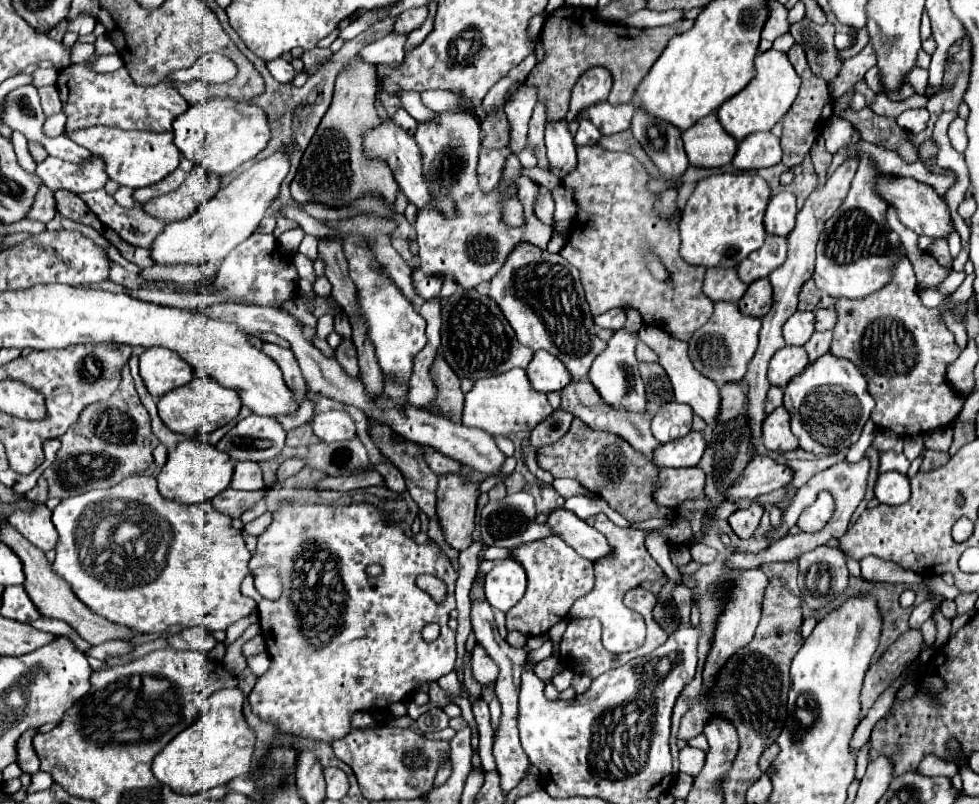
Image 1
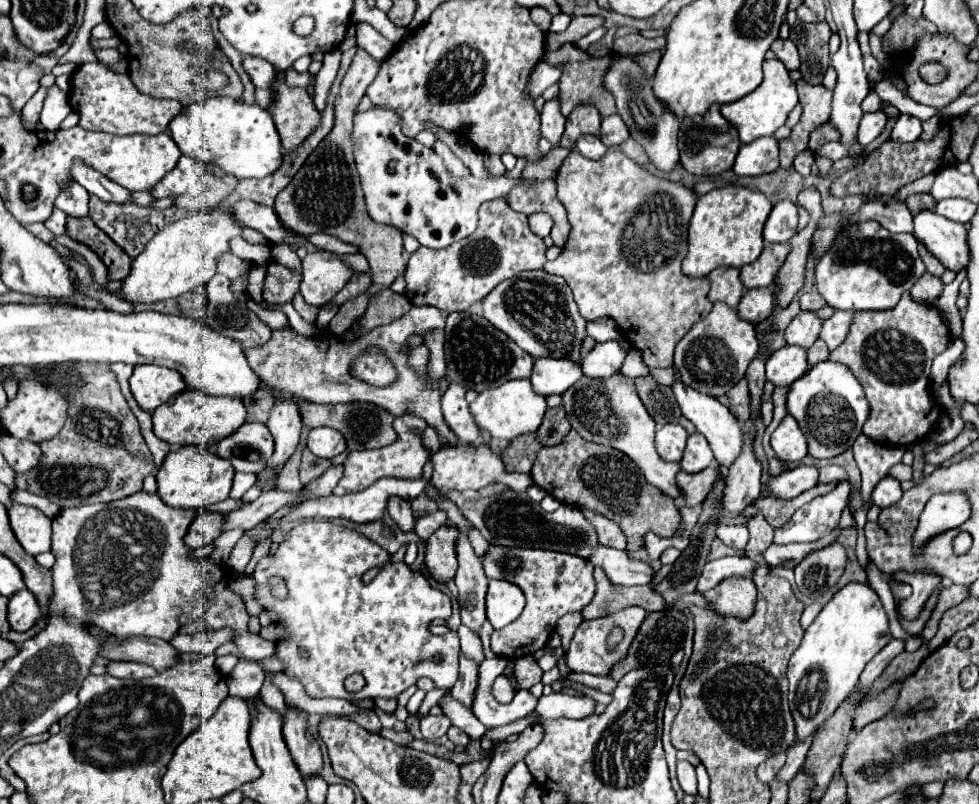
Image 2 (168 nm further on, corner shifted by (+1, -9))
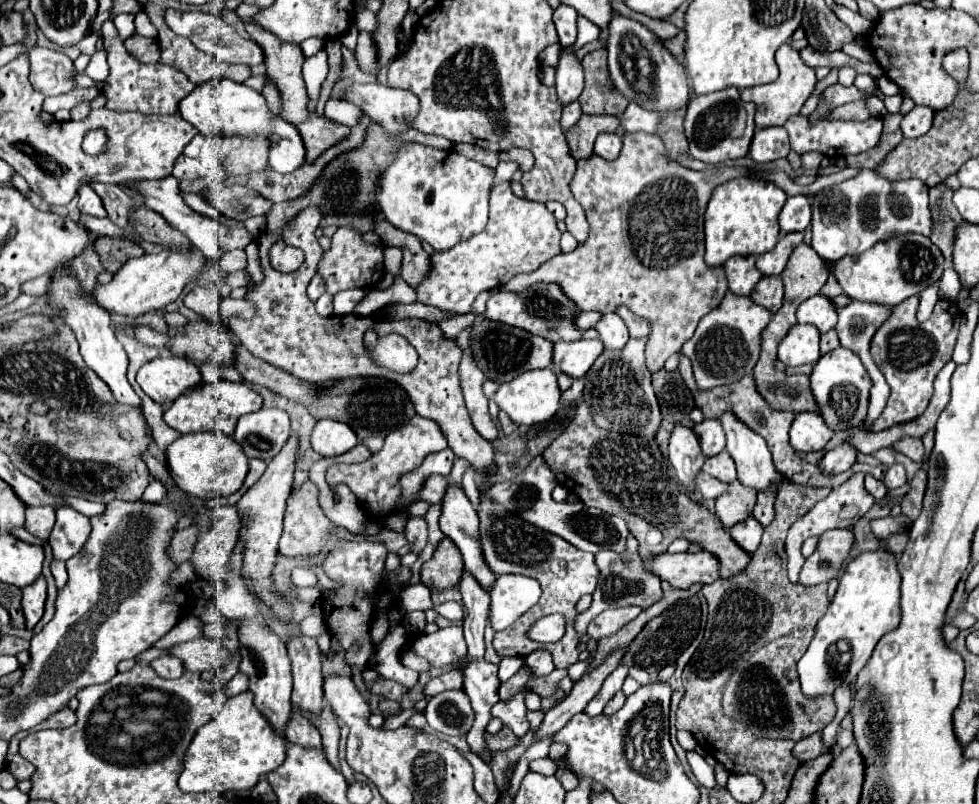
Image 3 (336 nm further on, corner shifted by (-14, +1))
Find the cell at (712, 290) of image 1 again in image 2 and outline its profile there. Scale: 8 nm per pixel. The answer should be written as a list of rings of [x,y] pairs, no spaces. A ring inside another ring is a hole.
[[[716,268],[712,274],[708,274],[710,278],[710,294],[708,300],[710,302],[724,302],[730,308],[736,308],[742,294],[744,294],[744,284],[740,282],[740,270],[738,268]]]

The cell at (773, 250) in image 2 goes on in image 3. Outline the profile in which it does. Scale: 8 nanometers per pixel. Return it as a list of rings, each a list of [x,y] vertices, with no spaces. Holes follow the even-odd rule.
[[[793,232],[793,234],[781,234],[779,242],[775,244],[773,250],[757,256],[757,268],[763,276],[779,276],[791,256],[791,252],[795,250],[795,246],[803,240],[801,232]]]

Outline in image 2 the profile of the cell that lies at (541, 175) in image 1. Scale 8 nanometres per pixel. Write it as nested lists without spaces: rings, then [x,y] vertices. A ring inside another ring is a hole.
[[[374,106],[354,116],[352,142],[370,218],[416,238],[426,248],[446,248],[468,238],[478,226],[478,208],[482,202],[506,196],[512,184],[532,184],[532,180],[510,180],[506,176],[488,180],[450,176],[442,158],[432,148],[404,136],[398,112],[384,106]]]

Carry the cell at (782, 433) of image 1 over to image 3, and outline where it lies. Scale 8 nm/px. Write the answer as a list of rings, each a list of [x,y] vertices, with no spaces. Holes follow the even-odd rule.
[[[803,412],[795,416],[789,436],[791,446],[797,452],[815,452],[825,448],[833,432],[823,424],[823,418],[817,412]]]

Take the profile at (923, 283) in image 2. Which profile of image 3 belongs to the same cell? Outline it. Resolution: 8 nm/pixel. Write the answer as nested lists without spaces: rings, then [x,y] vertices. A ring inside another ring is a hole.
[[[937,284],[929,286],[919,296],[921,296],[921,302],[919,302],[919,316],[917,316],[917,320],[925,322],[929,318],[929,314],[931,314],[931,310],[933,310],[935,302],[939,300],[939,286]]]

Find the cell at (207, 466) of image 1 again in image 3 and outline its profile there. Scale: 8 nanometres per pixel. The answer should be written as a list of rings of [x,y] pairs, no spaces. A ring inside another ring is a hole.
[[[197,432],[179,436],[167,448],[167,466],[173,480],[183,492],[211,500],[217,496],[229,496],[243,486],[249,470],[249,458],[243,454],[241,446],[223,432]]]

